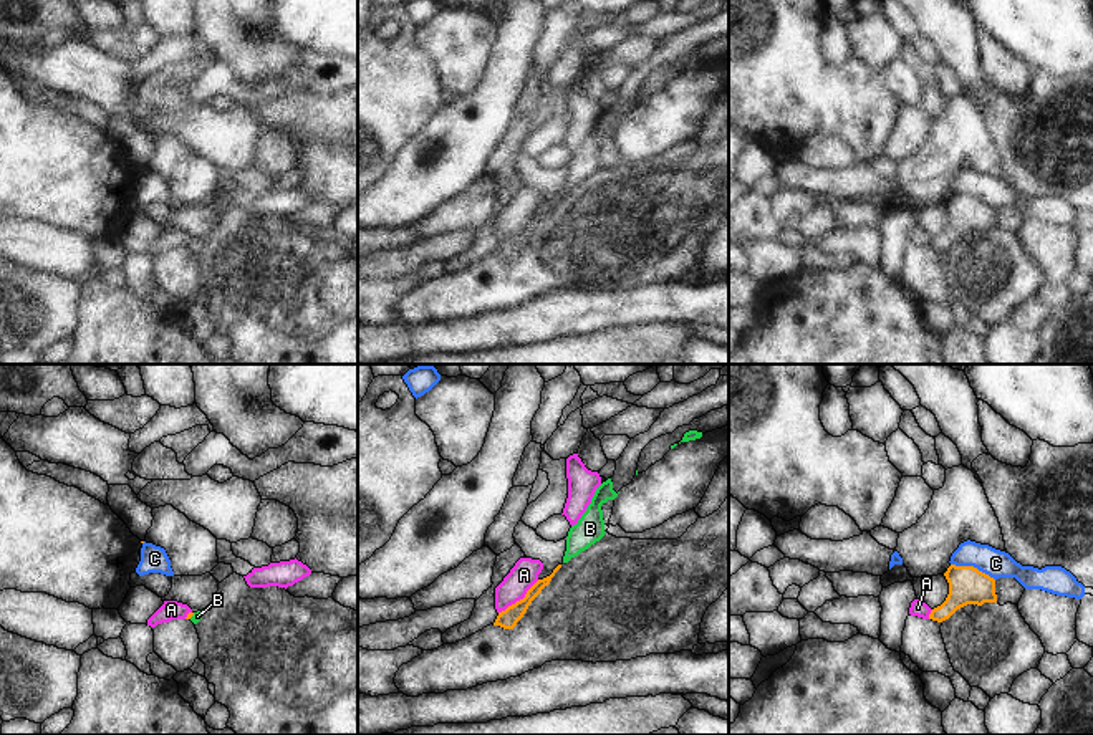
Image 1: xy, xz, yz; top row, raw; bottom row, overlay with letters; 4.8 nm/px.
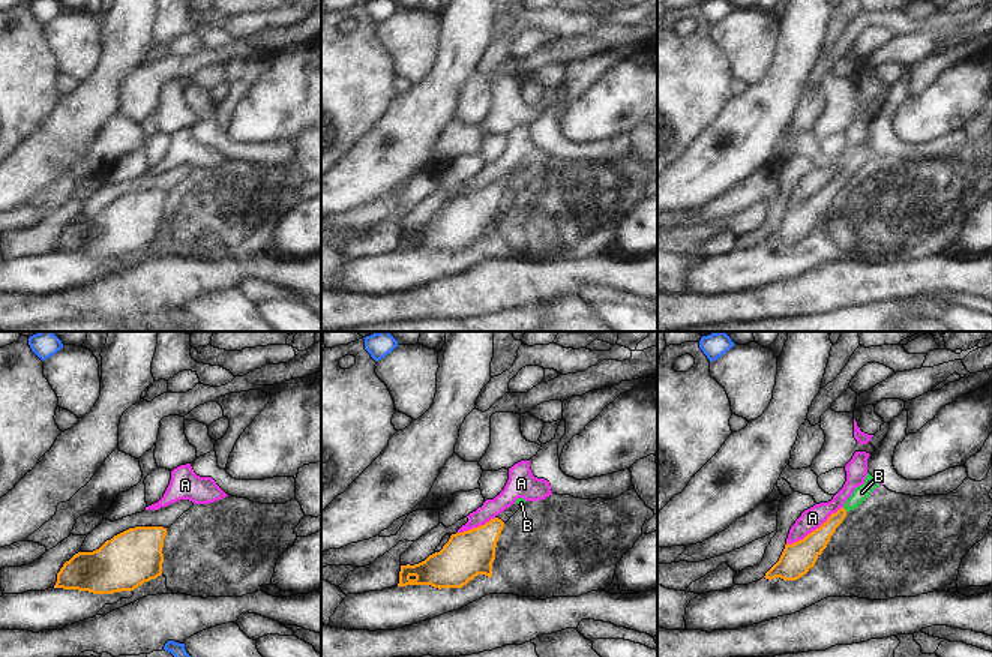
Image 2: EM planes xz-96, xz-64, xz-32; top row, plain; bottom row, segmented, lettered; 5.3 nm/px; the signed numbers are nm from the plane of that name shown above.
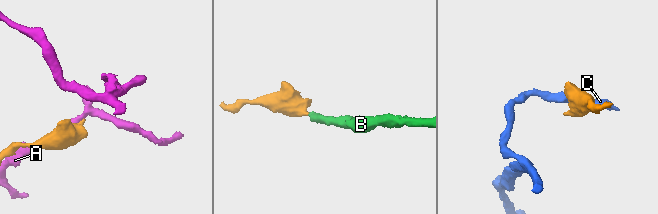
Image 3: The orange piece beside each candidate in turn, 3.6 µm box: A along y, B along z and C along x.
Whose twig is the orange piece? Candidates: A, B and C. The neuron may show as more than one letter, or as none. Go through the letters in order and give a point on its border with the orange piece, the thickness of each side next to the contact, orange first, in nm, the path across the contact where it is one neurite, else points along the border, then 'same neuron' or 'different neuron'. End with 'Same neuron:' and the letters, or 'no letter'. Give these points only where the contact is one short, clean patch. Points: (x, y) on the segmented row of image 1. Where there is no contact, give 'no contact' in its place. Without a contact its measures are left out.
A: contact xz (520, 600); calibres 90 and 140 nm; border xz (539, 580), (522, 598), (499, 613); different neuron
B: contact xy (191, 616); calibres 20 and 50 nm; way xy (189, 614), (191, 616), (197, 616); same neuron
C: contact yz (972, 566); calibres 180 and 140 nm; different neuron
Same neuron: B

